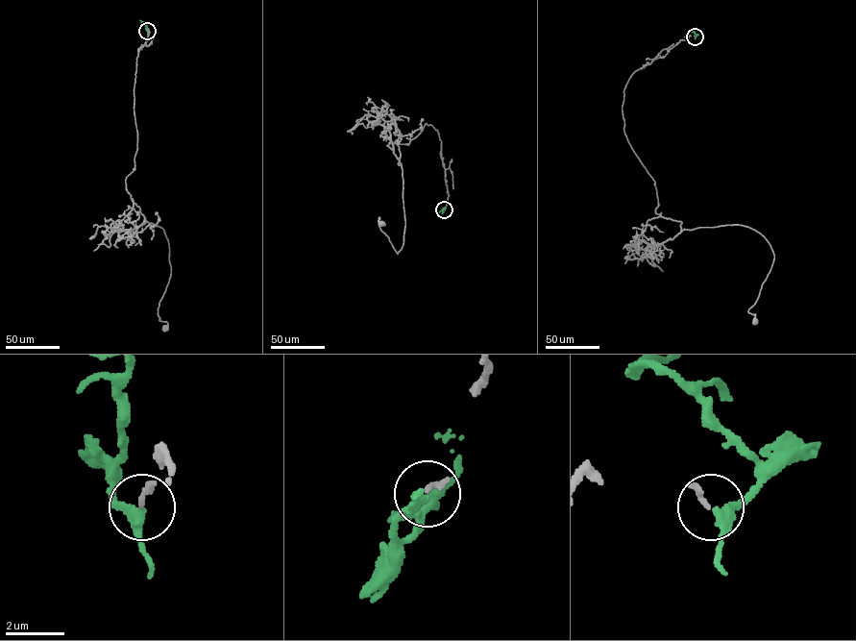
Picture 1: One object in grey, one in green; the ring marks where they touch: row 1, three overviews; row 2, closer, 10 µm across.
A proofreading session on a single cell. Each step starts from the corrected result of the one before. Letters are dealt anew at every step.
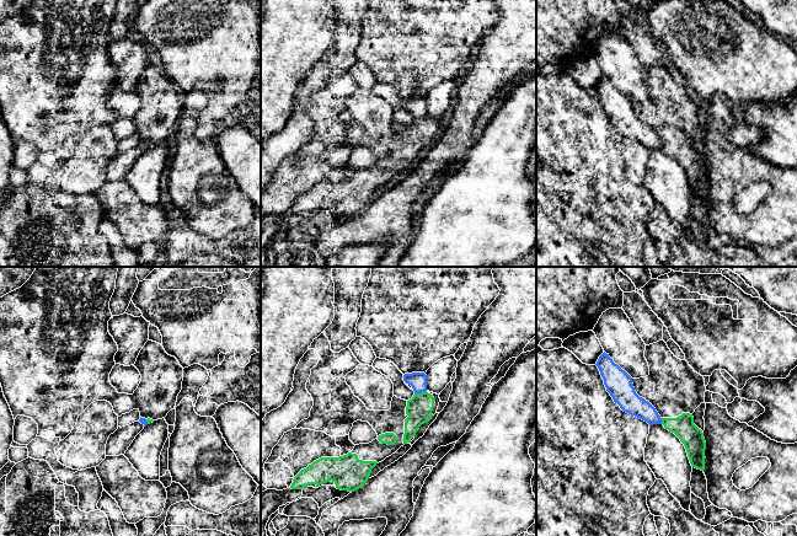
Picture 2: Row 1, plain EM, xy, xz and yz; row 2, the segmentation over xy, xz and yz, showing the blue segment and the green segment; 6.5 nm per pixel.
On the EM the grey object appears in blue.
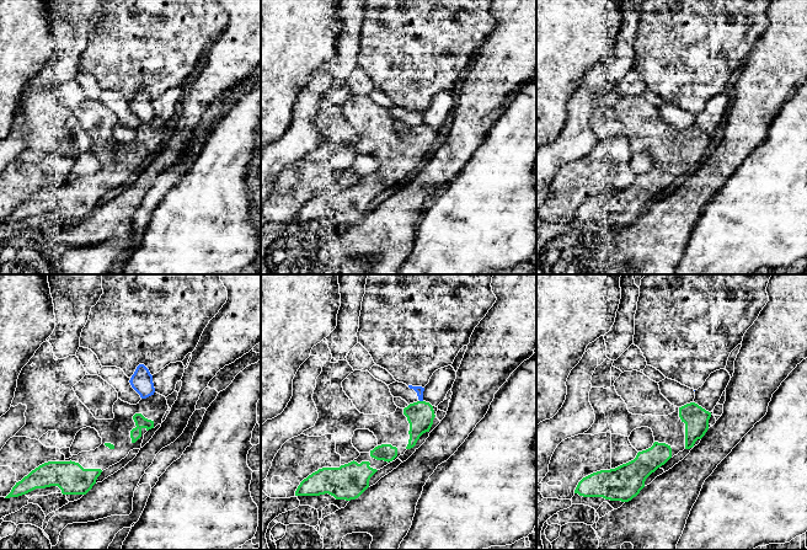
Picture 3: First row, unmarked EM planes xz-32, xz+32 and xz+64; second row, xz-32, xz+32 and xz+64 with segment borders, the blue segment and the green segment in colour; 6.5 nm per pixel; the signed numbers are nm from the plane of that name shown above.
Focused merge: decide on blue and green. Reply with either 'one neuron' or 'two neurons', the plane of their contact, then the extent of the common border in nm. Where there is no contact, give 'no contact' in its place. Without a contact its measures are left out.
two neurons; meets blue in xz; contact 80 nm long

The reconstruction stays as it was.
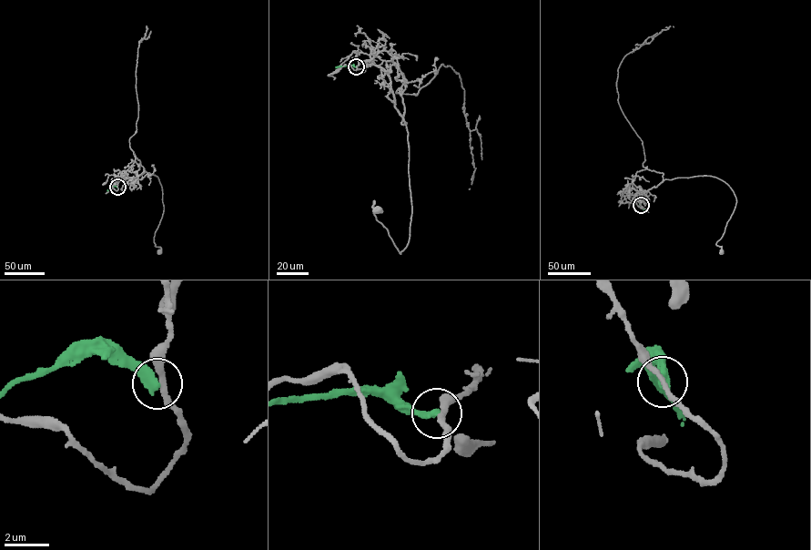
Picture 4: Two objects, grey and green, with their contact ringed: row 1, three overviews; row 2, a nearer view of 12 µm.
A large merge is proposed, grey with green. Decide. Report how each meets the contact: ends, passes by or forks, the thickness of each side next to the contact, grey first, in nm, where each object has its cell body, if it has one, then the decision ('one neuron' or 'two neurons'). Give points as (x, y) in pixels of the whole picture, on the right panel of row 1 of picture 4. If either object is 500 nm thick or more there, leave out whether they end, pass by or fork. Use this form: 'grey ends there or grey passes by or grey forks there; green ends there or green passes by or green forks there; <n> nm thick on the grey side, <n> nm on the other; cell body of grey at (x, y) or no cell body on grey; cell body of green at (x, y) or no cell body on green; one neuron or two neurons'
grey passes by; green ends there; 240 nm thick on the grey side, 400 nm on the other; cell body of grey at (721, 251); no cell body on green; two neurons

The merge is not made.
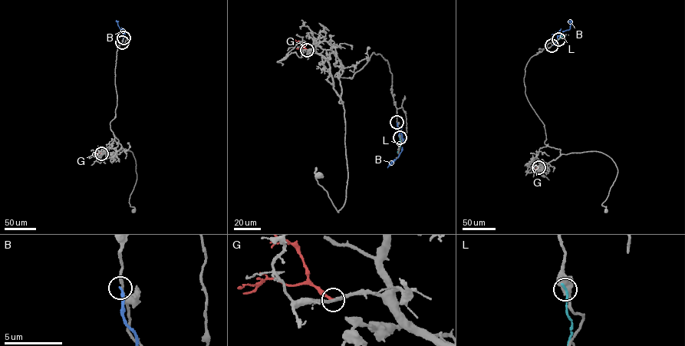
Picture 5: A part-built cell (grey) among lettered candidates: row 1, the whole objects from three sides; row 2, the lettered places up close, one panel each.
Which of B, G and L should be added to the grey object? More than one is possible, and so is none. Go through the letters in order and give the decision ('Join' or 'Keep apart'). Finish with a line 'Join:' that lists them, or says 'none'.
B: Keep apart
G: Join
L: Keep apart
Join: G

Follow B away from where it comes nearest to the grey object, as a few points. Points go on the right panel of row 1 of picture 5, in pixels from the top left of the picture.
B: (551, 45), (561, 32), (569, 29), (571, 23), (568, 21)

